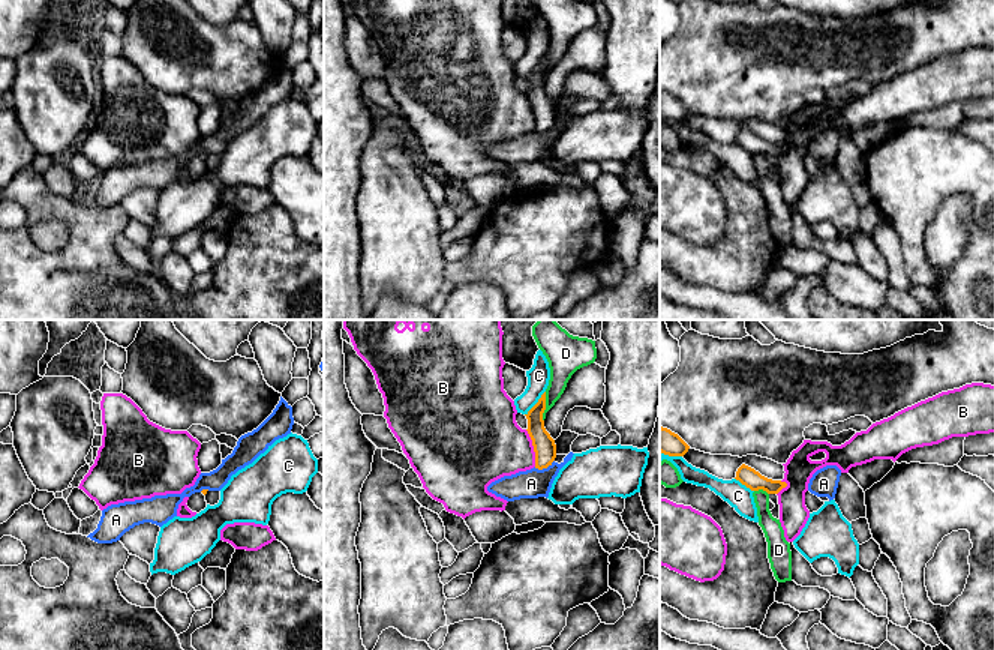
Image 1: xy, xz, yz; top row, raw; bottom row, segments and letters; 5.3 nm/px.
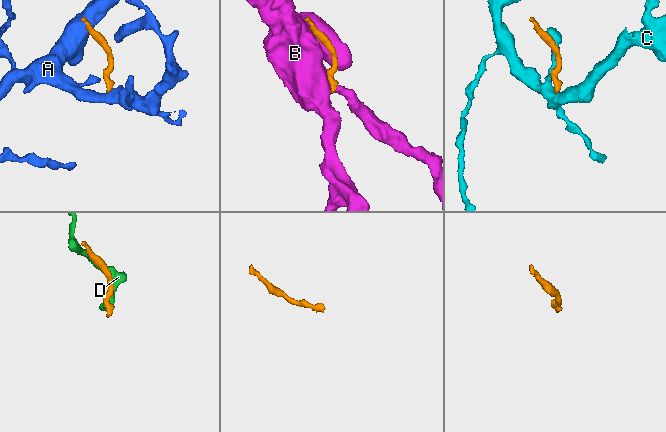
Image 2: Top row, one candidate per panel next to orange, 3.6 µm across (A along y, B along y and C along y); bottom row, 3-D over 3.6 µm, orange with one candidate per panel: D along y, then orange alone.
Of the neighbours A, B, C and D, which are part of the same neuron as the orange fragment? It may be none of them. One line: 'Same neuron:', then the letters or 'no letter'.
Same neuron: no letter

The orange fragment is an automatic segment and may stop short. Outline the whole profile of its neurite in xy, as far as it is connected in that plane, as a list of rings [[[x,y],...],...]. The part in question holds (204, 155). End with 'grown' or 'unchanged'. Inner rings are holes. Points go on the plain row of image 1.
[[[202,153],[201,156],[195,156],[189,161],[187,164],[187,171],[192,174],[192,176],[196,176],[199,177],[201,174],[204,174],[207,171],[207,165],[205,165],[205,158],[207,158],[208,153]]]; grown

